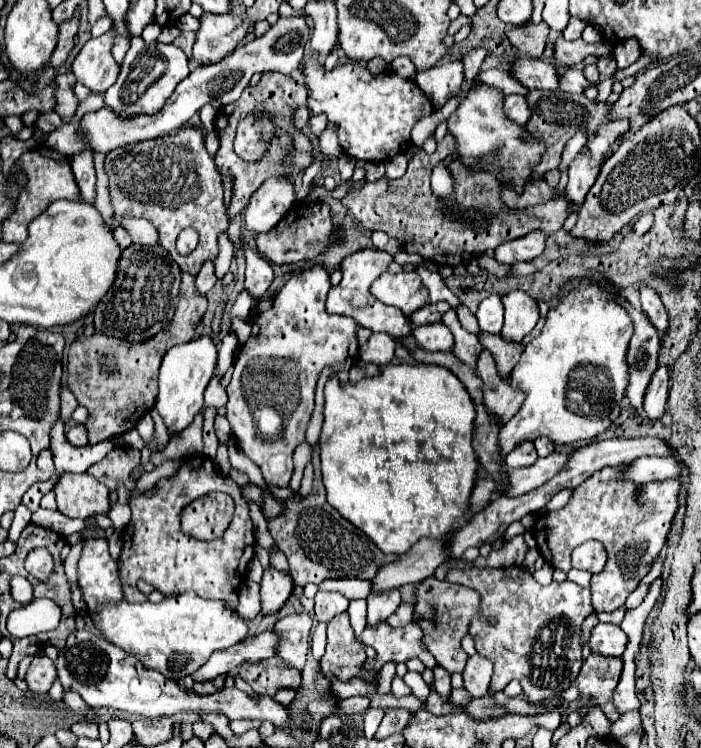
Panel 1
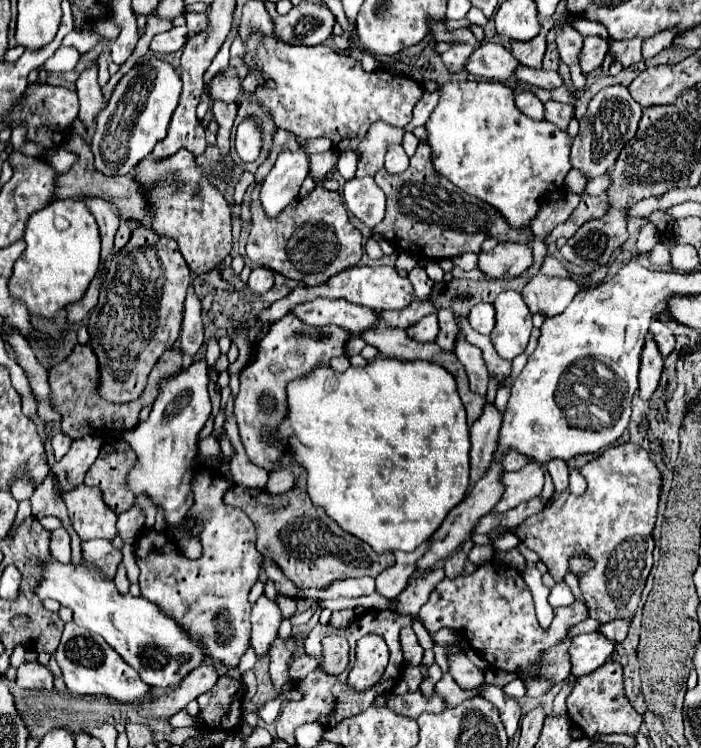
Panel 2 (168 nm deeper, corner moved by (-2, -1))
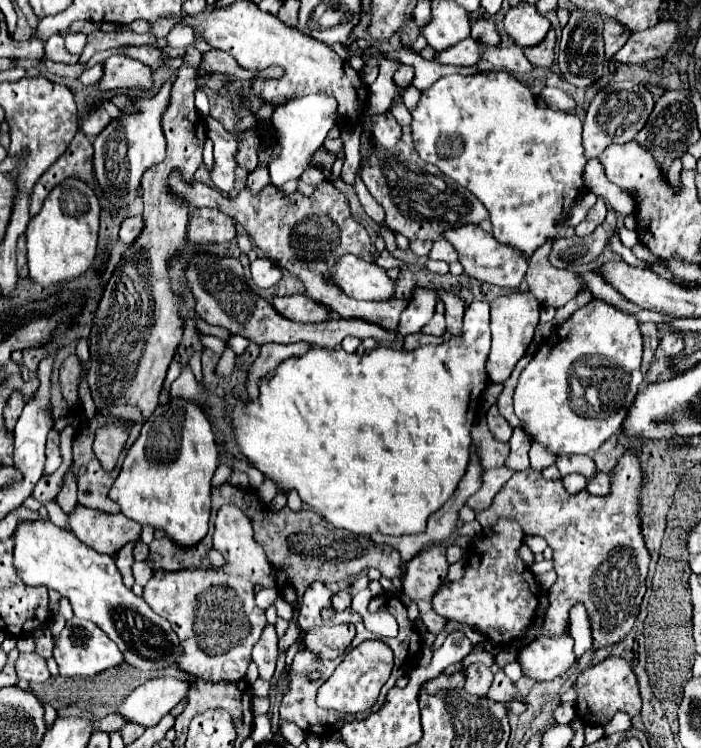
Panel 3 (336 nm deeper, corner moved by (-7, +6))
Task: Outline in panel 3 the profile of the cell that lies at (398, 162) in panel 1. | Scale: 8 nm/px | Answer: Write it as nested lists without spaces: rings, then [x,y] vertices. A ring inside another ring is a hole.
[[[390,111],[374,115],[370,121],[370,127],[374,127],[376,143],[382,145],[384,149],[394,147],[398,143],[398,137],[402,135],[402,127],[398,125],[398,121],[394,119],[394,115]]]

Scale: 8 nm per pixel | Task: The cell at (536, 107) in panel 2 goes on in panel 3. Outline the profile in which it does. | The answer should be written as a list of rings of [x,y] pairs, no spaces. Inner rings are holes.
[[[546,87],[538,99],[542,99],[548,107],[554,107],[554,109],[560,109],[560,111],[566,111],[566,113],[576,113],[578,111],[576,101],[560,89]]]

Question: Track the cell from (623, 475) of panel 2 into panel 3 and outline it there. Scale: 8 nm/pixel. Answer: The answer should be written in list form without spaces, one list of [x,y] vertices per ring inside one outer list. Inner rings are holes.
[[[632,449],[624,453],[620,463],[616,465],[614,473],[610,475],[612,483],[612,493],[610,497],[596,497],[590,495],[588,491],[582,491],[578,495],[570,495],[564,491],[562,481],[548,481],[544,479],[538,471],[534,469],[524,469],[514,473],[514,477],[506,483],[502,493],[494,497],[492,505],[484,511],[476,513],[476,519],[482,527],[490,527],[498,517],[514,517],[518,525],[524,529],[528,535],[540,535],[548,541],[548,545],[554,549],[554,571],[558,573],[556,583],[548,591],[548,611],[544,615],[544,625],[542,633],[546,637],[558,637],[564,635],[566,623],[568,623],[568,613],[576,603],[582,603],[588,613],[590,621],[590,631],[592,631],[592,649],[604,649],[610,645],[620,643],[630,629],[634,627],[634,621],[640,611],[642,597],[646,593],[646,573],[648,573],[648,563],[650,555],[642,539],[640,531],[640,517],[638,517],[638,501],[640,501],[640,491],[642,491],[642,469],[638,463],[638,457]]]

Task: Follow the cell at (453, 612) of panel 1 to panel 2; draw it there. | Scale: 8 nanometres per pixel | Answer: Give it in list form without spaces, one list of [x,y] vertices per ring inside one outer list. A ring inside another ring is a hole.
[[[463,650],[449,652],[449,672],[465,690],[473,690],[483,682],[483,672],[465,656]]]

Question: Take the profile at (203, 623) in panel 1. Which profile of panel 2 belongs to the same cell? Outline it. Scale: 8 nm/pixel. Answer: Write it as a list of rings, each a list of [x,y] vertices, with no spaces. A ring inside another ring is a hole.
[[[49,558],[43,568],[43,580],[37,586],[37,596],[41,600],[53,598],[73,610],[75,624],[87,628],[105,638],[105,642],[121,654],[145,680],[157,690],[171,690],[199,664],[205,662],[207,650],[201,640],[193,638],[177,620],[167,616],[157,604],[145,598],[135,598],[131,594],[119,594],[113,582],[105,580],[95,568],[83,564],[59,564]]]

